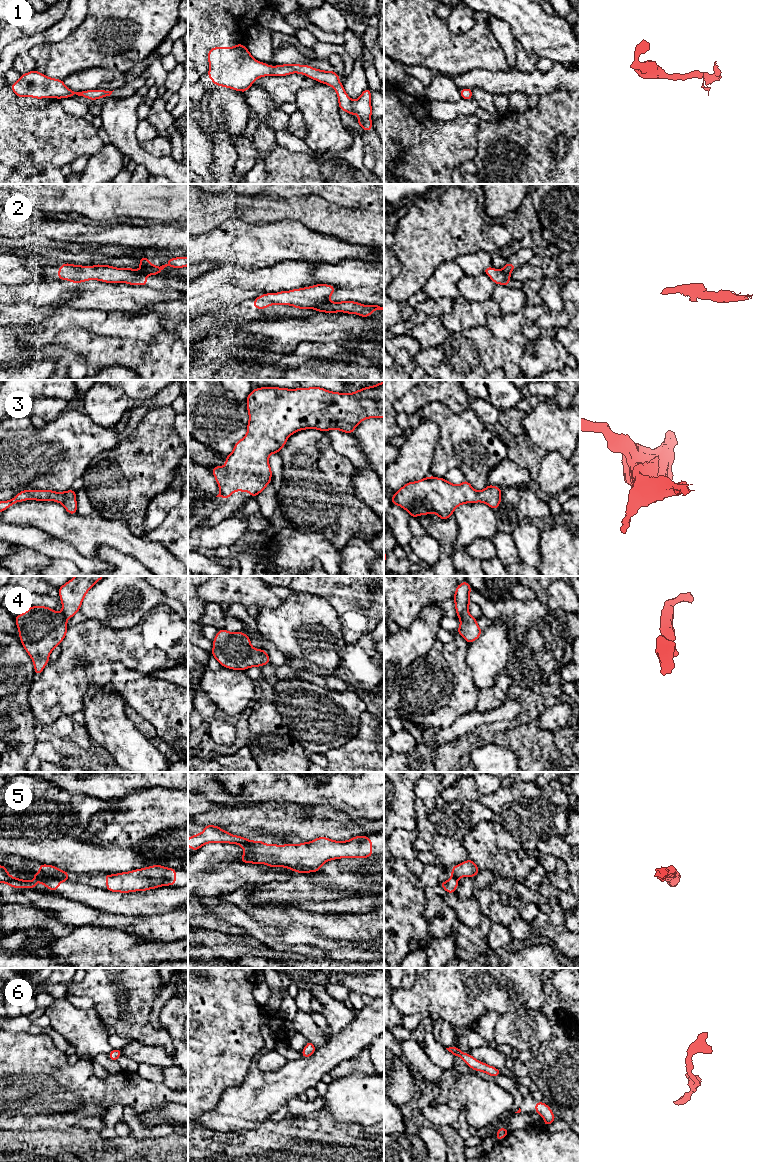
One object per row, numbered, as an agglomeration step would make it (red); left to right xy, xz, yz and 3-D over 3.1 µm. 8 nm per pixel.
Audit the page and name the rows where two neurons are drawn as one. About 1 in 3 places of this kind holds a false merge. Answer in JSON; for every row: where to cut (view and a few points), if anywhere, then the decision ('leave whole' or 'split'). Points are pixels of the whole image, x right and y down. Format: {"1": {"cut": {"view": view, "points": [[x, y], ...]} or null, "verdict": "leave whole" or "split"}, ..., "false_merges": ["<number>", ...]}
{"1": {"cut": null, "verdict": "leave whole"}, "2": {"cut": {"view": "xy", "points": [[126, 268], [148, 274]]}, "verdict": "split"}, "3": {"cut": null, "verdict": "leave whole"}, "4": {"cut": null, "verdict": "leave whole"}, "5": {"cut": {"view": "xy", "points": [[39, 872], [62, 880]]}, "verdict": "split"}, "6": {"cut": null, "verdict": "leave whole"}, "false_merges": ["2", "5"]}

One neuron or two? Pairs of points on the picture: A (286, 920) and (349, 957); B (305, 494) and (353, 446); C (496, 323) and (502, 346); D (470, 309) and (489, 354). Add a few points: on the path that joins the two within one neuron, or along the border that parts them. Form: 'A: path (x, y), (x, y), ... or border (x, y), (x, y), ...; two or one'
A: border (268, 924), (291, 925), (302, 923), (309, 928); two
B: border (328, 438), (331, 447), (344, 456), (354, 468); two
C: border (485, 326), (499, 338), (509, 339), (520, 332); two
D: border (484, 326), (464, 328), (454, 332); two

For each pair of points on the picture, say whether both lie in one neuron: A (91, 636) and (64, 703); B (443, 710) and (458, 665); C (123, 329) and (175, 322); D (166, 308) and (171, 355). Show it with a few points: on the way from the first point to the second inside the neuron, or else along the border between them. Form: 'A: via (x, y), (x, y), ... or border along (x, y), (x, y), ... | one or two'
A: via (74, 653), (67, 662), (64, 686) | one
B: via (455, 702), (460, 697), (460, 677) | one
C: border along (141, 313), (158, 312), (166, 329) | two
D: border along (166, 329), (172, 330), (177, 335) | two

